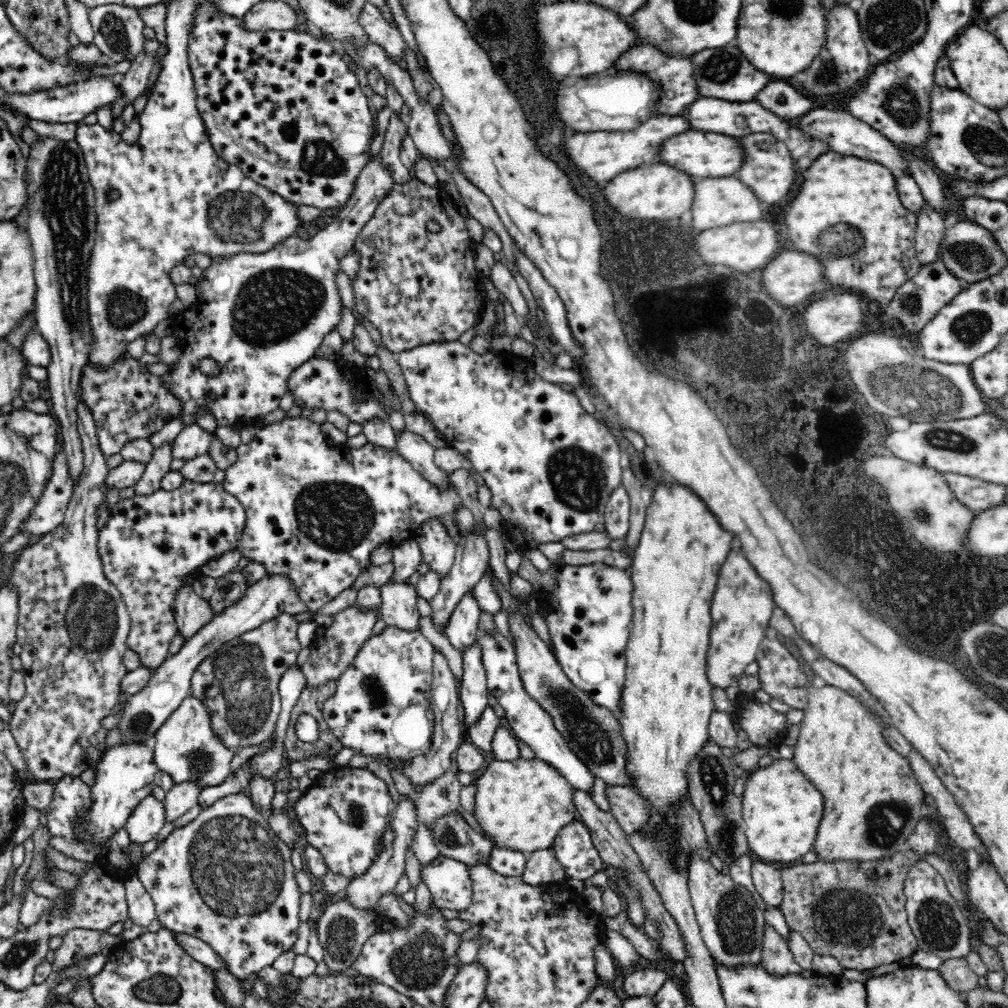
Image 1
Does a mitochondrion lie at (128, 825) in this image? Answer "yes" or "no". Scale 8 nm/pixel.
no

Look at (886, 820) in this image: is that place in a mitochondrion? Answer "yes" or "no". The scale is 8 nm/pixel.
yes

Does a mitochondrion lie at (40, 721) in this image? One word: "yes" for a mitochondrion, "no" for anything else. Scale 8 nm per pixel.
no

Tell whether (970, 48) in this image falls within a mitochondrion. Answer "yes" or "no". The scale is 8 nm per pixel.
no

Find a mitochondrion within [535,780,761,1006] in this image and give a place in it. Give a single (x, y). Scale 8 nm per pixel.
(658, 920)

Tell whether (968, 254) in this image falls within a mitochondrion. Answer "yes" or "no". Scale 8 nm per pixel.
yes

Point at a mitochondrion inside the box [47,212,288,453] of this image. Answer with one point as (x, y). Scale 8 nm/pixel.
(125, 307)

